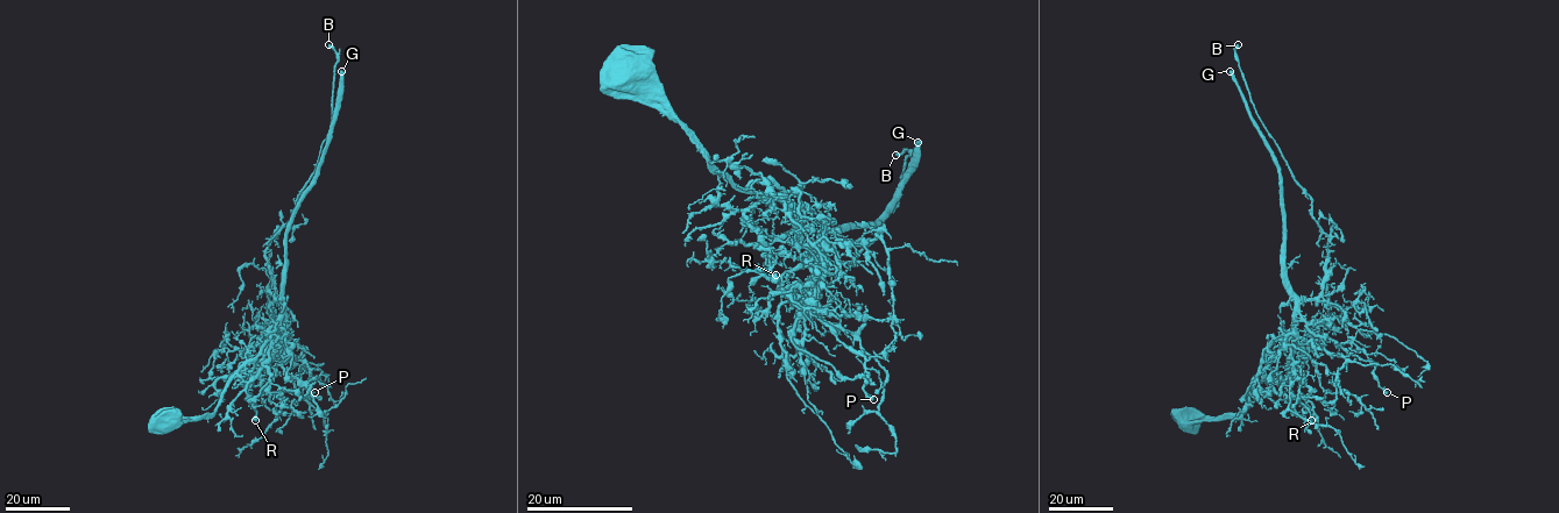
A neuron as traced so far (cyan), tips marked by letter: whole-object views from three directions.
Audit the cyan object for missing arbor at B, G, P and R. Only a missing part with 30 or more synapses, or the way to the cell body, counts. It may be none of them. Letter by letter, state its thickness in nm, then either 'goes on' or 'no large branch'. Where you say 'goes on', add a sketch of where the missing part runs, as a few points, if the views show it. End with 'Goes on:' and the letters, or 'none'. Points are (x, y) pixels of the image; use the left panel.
B: 480 nm thick; no large branch
G: 600 nm thick; goes on
P: 360 nm thick; no large branch
R: 700 nm thick; no large branch
Goes on: G

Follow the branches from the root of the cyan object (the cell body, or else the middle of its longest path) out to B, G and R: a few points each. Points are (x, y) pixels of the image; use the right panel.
B: (1185, 422), (1245, 406), (1268, 349), (1319, 294), (1327, 258), (1312, 200), (1251, 100), (1238, 44)
G: (1185, 422), (1233, 418), (1247, 401), (1260, 360), (1294, 323), (1294, 292), (1283, 264), (1278, 170), (1230, 71)
R: (1185, 422), (1233, 418), (1247, 401), (1268, 349), (1290, 330), (1284, 355), (1315, 413), (1311, 420)

